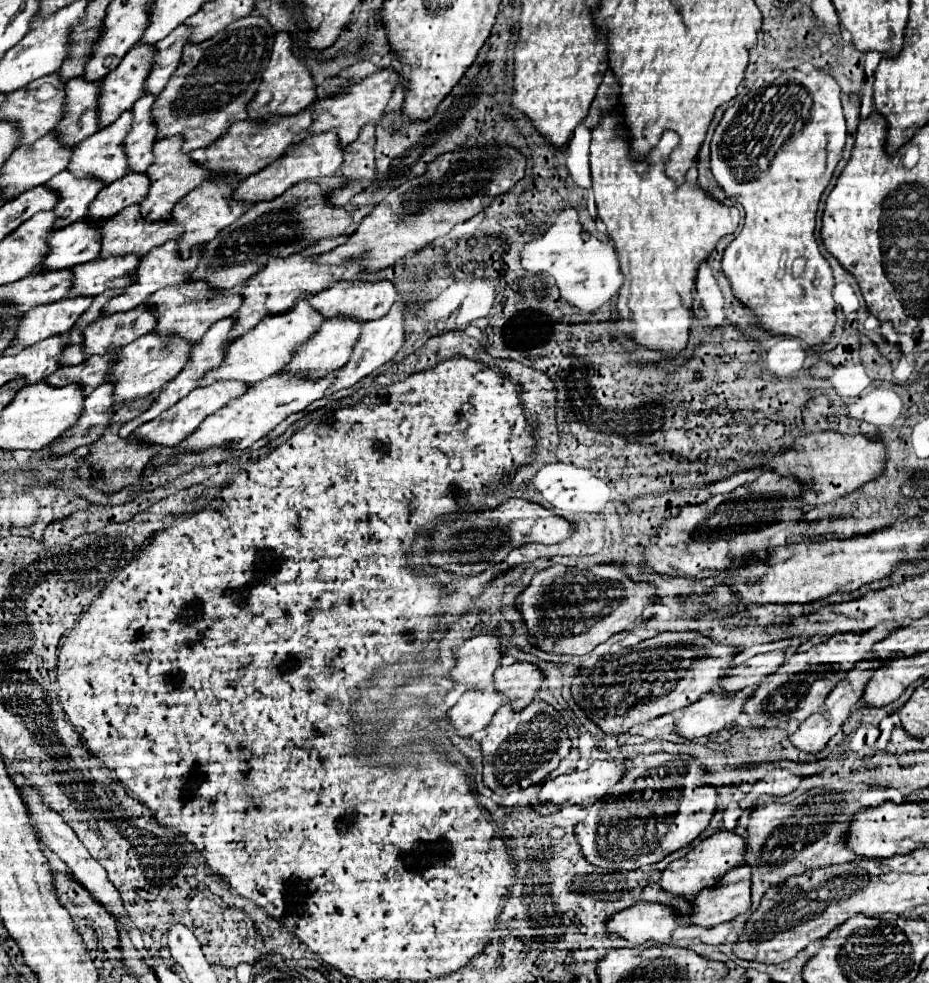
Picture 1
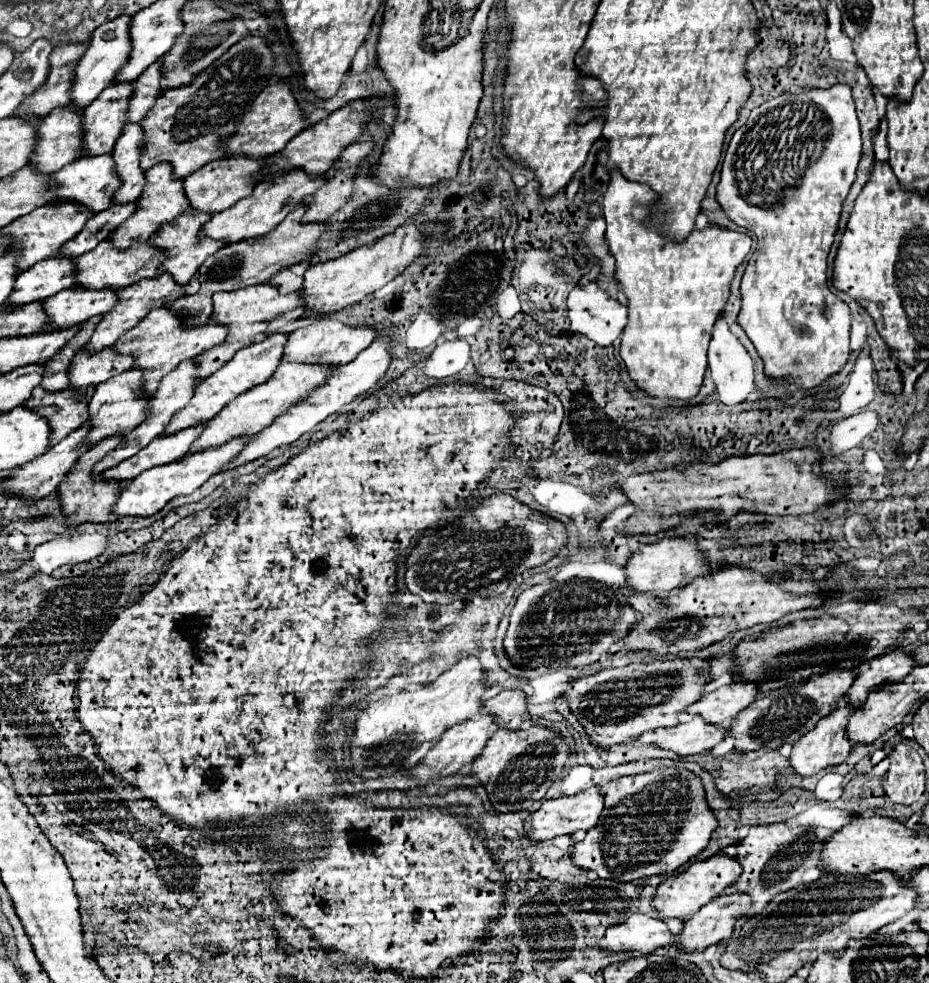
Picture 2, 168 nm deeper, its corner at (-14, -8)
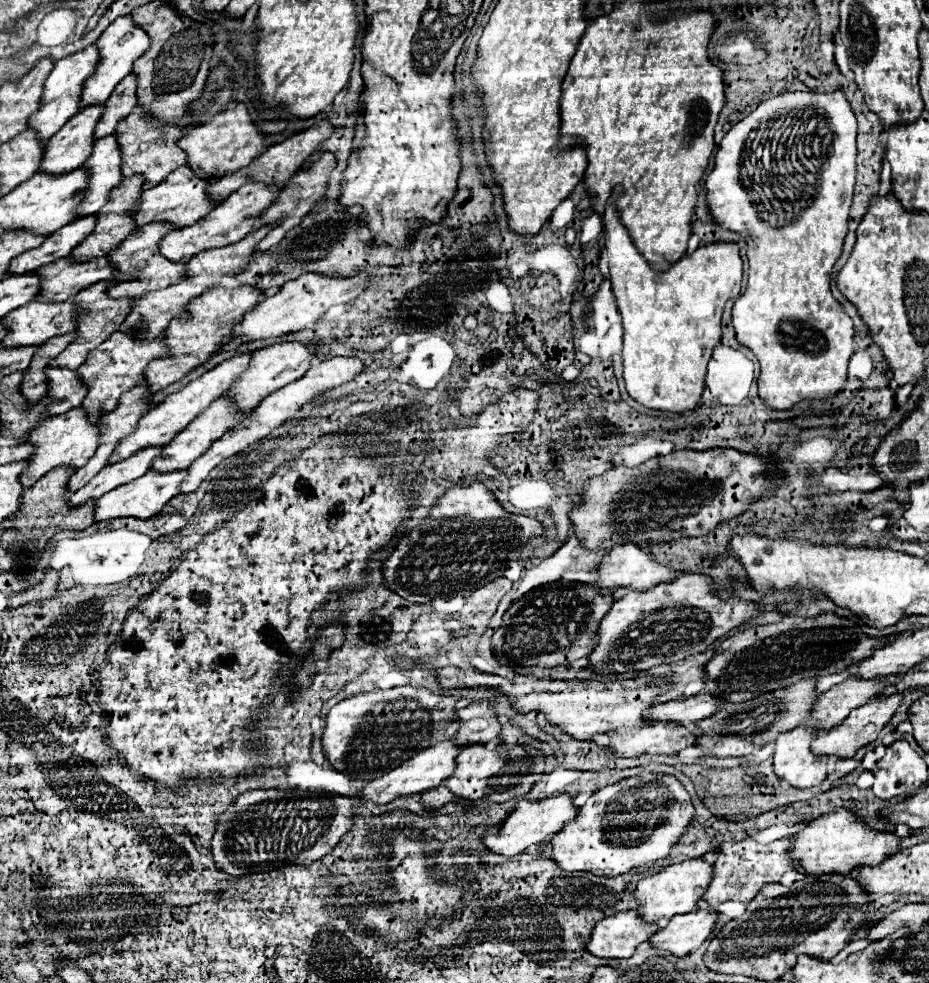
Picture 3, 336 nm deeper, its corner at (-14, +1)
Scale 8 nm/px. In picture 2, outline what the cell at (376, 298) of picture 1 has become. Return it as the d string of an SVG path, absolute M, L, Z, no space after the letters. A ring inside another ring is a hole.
M329 315L317 317L309 327L299 329L289 335L285 351L283 351L283 361L291 363L311 363L311 365L345 365L353 361L363 349L367 349L375 339L375 329L371 327L347 327L339 319L331 319Z

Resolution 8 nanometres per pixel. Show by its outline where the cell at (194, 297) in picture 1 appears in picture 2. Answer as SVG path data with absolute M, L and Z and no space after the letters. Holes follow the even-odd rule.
M165 307L153 309L139 325L135 325L133 329L129 329L127 333L123 333L123 337L119 337L119 341L115 341L113 349L121 355L131 355L135 359L133 369L141 369L143 371L143 395L145 397L153 397L157 383L161 381L161 377L165 377L167 373L171 373L181 361L193 359L199 353L221 345L227 337L227 327L223 325L203 325L203 327L187 327L185 321L171 313Z

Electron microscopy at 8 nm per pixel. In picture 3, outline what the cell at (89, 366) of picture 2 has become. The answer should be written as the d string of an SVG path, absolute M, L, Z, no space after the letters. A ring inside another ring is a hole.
M47 368L49 396L53 402L47 406L47 414L63 414L83 402L87 396L87 386L75 370L67 368Z

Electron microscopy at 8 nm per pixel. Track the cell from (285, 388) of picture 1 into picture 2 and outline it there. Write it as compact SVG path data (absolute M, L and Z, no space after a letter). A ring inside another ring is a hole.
M241 437L241 439L233 439L221 447L213 447L213 449L205 449L201 453L193 453L181 461L169 463L169 465L161 465L149 471L143 471L139 477L135 477L131 483L127 483L117 499L117 503L113 505L111 513L115 513L117 517L125 517L125 515L133 515L133 517L151 517L157 511L161 511L171 499L179 497L179 495L189 495L193 493L197 487L201 487L211 475L219 473L223 465L227 465L235 455L239 455L245 447L245 443L251 437Z

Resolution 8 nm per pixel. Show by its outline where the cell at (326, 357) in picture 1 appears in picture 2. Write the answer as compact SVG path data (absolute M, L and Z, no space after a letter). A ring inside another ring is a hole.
M281 363L279 369L273 373L273 377L269 381L265 381L263 385L255 385L249 391L241 393L239 397L229 401L221 409L219 415L215 415L211 421L207 421L207 429L203 429L203 433L199 435L199 441L195 441L195 445L191 445L187 455L189 453L199 453L199 449L209 449L213 445L225 445L227 441L231 441L235 437L259 433L261 429L271 425L271 421L275 417L279 417L291 405L295 405L295 401L299 401L299 397L303 397L303 393L309 393L317 385L325 383L329 371L333 371L333 369L331 367L323 367L323 365Z

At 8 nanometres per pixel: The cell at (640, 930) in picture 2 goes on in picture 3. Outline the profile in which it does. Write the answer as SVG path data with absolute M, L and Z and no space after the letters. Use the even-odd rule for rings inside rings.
M635 910L619 912L597 922L587 950L599 958L631 958L635 948L657 930L657 924L645 922Z

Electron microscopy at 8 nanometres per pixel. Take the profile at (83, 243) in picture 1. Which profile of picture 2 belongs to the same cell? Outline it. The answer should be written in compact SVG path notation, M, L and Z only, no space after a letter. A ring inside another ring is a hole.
M49 257L35 263L15 279L15 293L7 305L25 305L31 301L43 301L63 289L69 289L75 281L75 263L65 257Z

